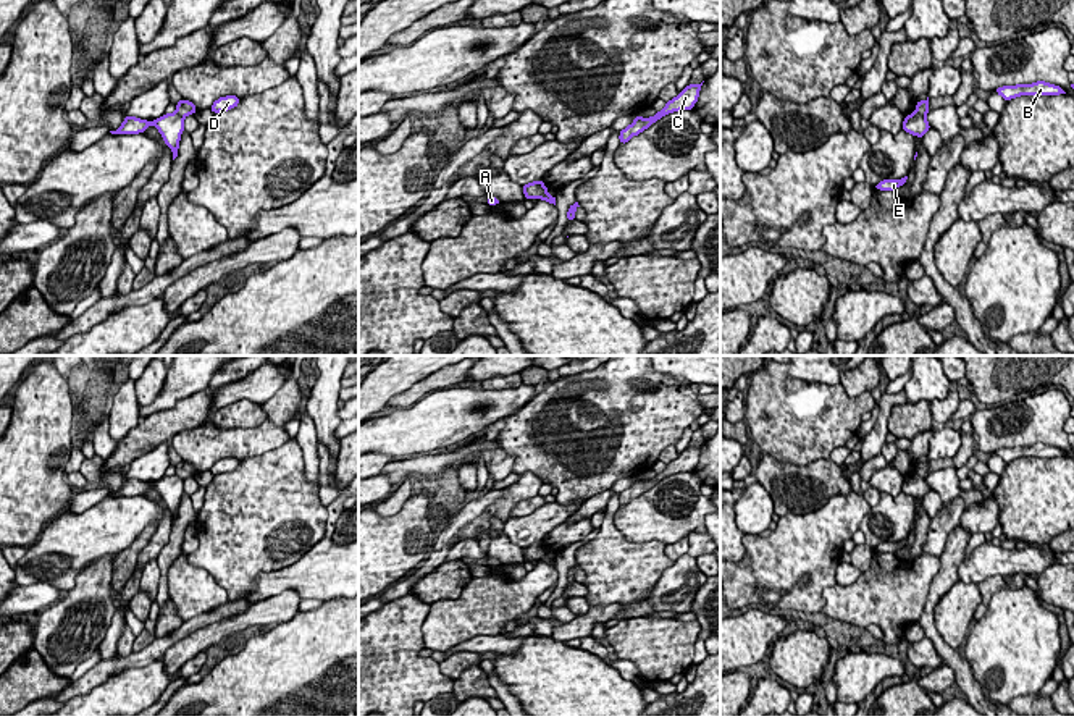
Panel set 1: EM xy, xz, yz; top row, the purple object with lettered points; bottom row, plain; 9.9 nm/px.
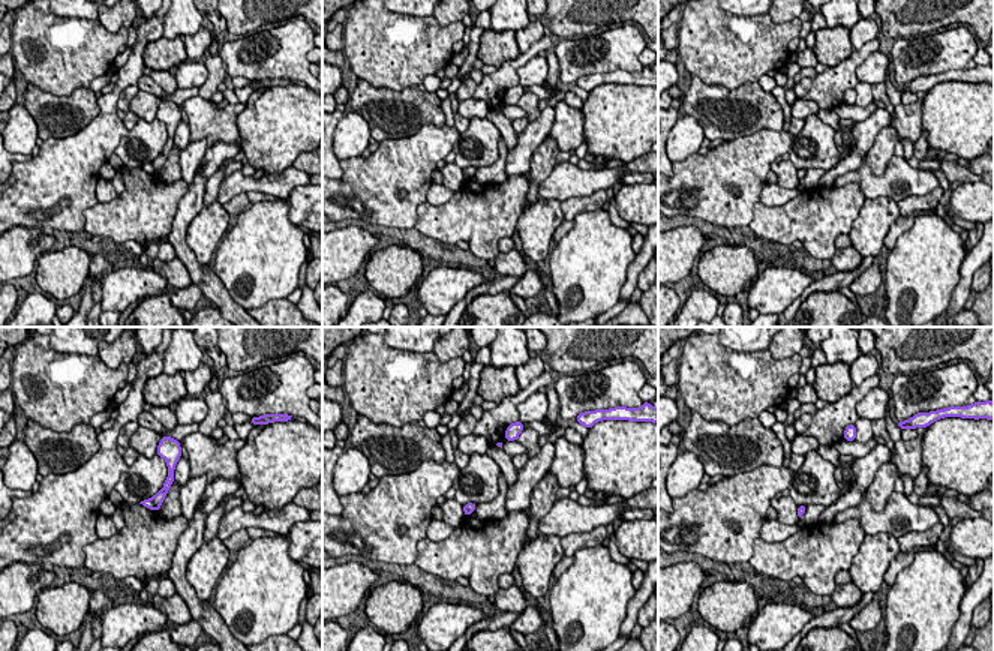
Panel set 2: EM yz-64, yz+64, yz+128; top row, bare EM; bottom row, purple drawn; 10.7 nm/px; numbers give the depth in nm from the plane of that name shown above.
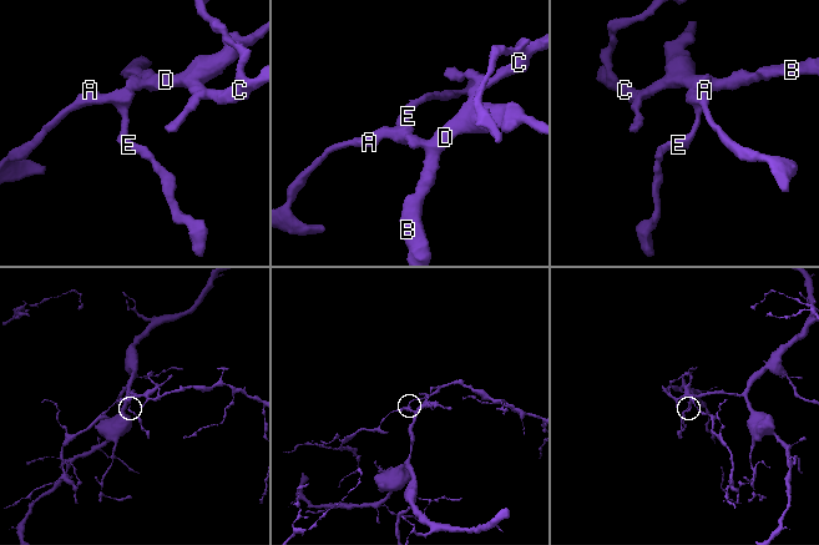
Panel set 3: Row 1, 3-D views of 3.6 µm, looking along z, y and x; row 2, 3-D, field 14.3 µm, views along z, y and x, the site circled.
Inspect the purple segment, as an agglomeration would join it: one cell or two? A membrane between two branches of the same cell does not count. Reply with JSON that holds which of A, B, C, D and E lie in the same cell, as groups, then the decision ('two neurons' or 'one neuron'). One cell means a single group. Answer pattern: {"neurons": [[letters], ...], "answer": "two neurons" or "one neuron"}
{"neurons": [["A", "E"], ["B", "C", "D"]], "answer": "two neurons"}

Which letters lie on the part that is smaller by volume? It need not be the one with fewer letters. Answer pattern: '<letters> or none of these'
A, E

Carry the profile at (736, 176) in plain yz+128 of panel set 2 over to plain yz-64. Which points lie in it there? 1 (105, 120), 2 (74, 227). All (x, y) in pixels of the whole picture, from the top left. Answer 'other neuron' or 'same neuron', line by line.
1: same neuron
2: same neuron

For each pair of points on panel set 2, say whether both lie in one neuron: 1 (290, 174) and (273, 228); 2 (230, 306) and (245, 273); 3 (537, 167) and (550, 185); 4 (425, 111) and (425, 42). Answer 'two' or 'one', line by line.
1: two
2: two
3: two
4: two

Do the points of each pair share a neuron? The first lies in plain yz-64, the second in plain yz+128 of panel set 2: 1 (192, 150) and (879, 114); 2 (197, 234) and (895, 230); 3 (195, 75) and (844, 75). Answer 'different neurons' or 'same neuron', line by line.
1: same neuron
2: different neurons
3: different neurons

